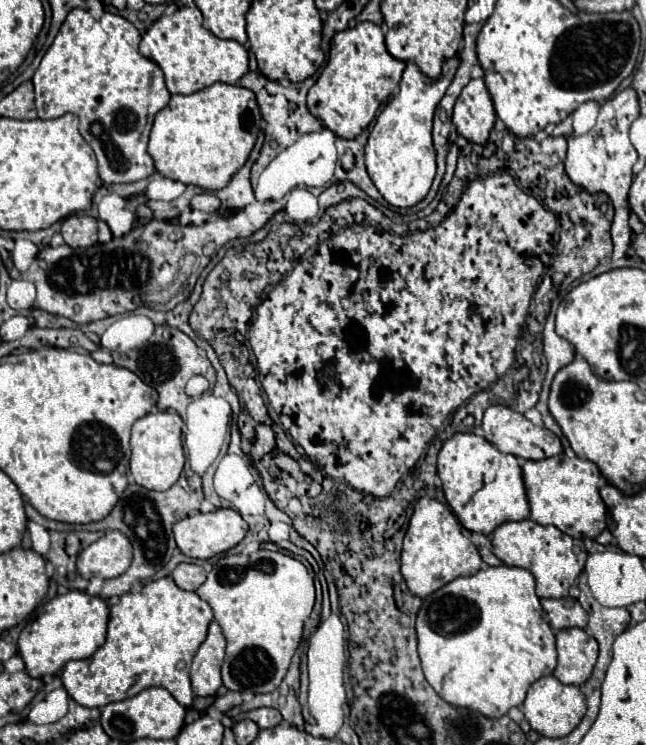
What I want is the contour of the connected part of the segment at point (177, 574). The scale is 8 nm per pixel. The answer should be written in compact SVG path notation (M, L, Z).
M178 564L170 576L182 590L198 590L206 580L206 572L198 564Z

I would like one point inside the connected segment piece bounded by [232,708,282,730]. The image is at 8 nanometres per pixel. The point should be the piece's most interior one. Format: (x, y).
(265, 717)

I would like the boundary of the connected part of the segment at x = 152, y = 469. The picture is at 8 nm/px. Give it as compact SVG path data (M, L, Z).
M154 410L144 418L136 420L132 426L132 458L130 472L136 484L148 490L168 490L180 476L184 468L184 450L182 450L182 418L172 412Z

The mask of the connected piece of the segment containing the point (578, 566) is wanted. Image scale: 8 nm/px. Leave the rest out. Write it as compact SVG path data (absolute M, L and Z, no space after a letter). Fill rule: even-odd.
M534 520L504 522L492 532L494 554L508 566L520 566L534 574L538 598L566 598L586 562L586 548L580 540L560 532L556 526L542 526Z

